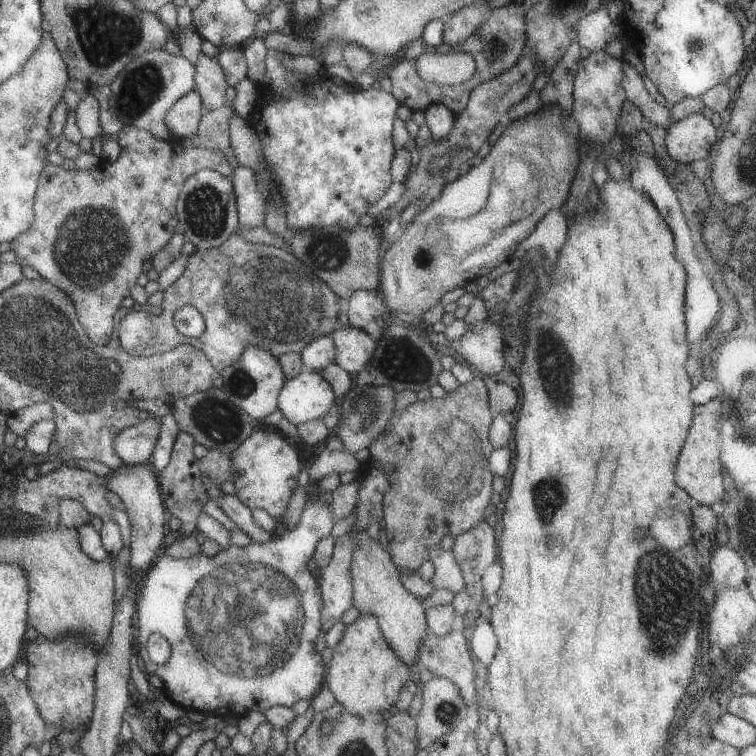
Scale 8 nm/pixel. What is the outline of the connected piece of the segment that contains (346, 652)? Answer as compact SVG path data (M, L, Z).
M361 616L349 624L341 642L337 642L331 650L333 658L325 666L327 672L323 686L333 694L337 704L353 716L363 718L371 712L389 710L409 682L409 666L395 656L373 616Z

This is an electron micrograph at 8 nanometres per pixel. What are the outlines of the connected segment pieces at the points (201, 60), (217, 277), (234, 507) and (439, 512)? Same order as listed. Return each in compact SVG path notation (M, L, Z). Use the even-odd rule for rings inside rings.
M199 54L195 62L195 92L199 92L203 102L203 114L221 108L225 104L227 80L215 58Z
M233 232L229 238L223 240L219 248L213 250L195 250L187 264L183 274L163 290L161 300L161 312L151 316L149 312L131 312L119 322L119 344L125 352L131 356L153 356L169 352L171 348L179 344L191 344L199 348L211 366L221 374L227 366L235 364L247 346L257 346L261 350L271 352L275 358L283 354L299 354L307 344L311 344L317 338L329 336L339 324L337 324L337 294L319 280L307 266L297 262L297 258L281 248L275 246L263 246L263 244L251 244L245 242L237 232ZM193 306L205 322L203 332L197 338L181 336L173 328L173 314L177 308Z
M223 494L223 496L219 496L215 502L217 502L217 506L221 508L221 512L223 512L241 532L245 532L245 534L253 540L253 544L265 544L265 542L269 542L269 540L273 538L271 532L261 530L261 528L253 522L253 512L251 512L245 504L241 504L241 500L239 500L237 496Z
M475 376L453 392L445 392L445 398L417 400L405 412L393 412L385 428L389 432L369 446L369 460L389 478L379 522L387 532L389 556L397 570L415 572L443 536L457 538L483 522L483 510L493 494L493 474L487 468L493 452L489 442L493 414L483 382Z

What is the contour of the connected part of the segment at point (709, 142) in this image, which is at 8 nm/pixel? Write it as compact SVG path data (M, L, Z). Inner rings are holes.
M691 114L667 128L665 148L667 154L681 166L693 160L705 160L711 146L717 144L717 136L711 120L699 114Z

